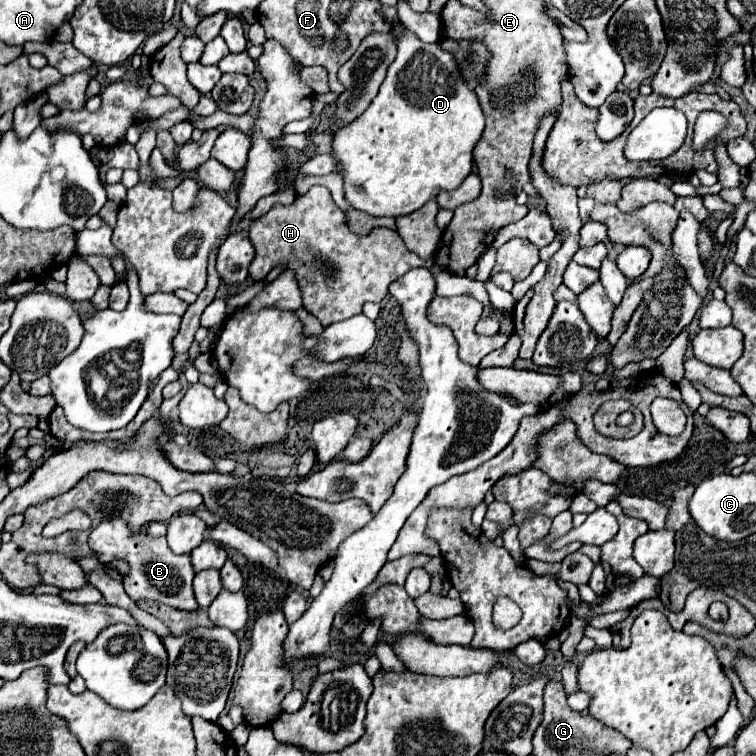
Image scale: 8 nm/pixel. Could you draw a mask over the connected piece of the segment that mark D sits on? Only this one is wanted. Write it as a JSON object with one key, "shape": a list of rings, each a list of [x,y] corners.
{"shape":[[[401,29],[401,37],[397,39],[397,57],[389,65],[387,77],[385,77],[385,81],[383,81],[377,97],[371,101],[371,105],[365,109],[365,113],[361,113],[355,121],[351,121],[349,125],[345,125],[343,129],[339,129],[335,133],[335,139],[333,139],[333,155],[323,155],[323,157],[317,155],[317,157],[305,161],[299,169],[301,169],[303,175],[305,173],[311,173],[311,175],[329,175],[331,171],[339,171],[337,165],[335,165],[335,161],[341,161],[343,179],[345,179],[345,197],[347,197],[347,201],[355,209],[361,209],[361,211],[365,211],[365,213],[369,213],[373,217],[399,217],[399,215],[407,215],[407,213],[413,213],[413,211],[421,209],[429,199],[435,199],[439,191],[443,191],[443,189],[451,189],[453,191],[453,189],[457,189],[465,181],[465,177],[473,169],[473,149],[479,143],[479,139],[483,135],[483,129],[485,129],[485,117],[483,117],[483,111],[479,107],[477,95],[467,85],[467,81],[465,81],[465,77],[463,77],[463,73],[461,73],[461,69],[459,69],[459,65],[457,65],[457,61],[453,57],[453,53],[447,53],[445,49],[441,49],[439,43],[433,43],[433,45],[423,43],[411,31]]]}

